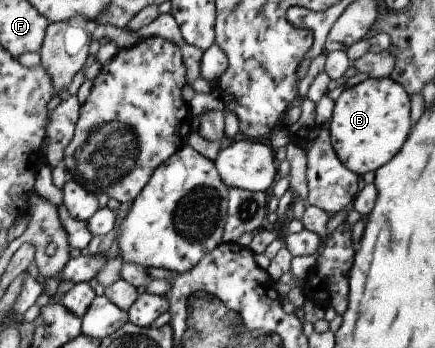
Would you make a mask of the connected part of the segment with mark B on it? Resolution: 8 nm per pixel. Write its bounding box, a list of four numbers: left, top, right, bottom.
[328,77,413,176]

